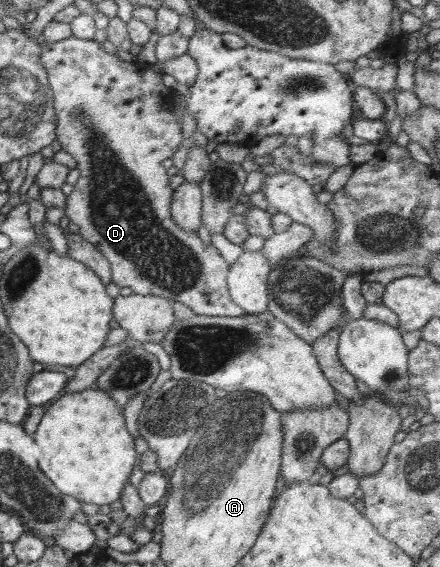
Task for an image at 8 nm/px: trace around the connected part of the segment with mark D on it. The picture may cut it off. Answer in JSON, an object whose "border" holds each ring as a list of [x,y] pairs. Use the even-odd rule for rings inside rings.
{"border":[[[71,35],[65,40],[57,42],[46,41],[42,44],[41,62],[43,68],[48,74],[48,83],[53,91],[54,112],[57,117],[56,138],[61,144],[61,150],[69,152],[77,161],[76,168],[79,169],[80,176],[77,182],[73,185],[73,191],[66,198],[66,207],[64,214],[66,217],[79,226],[80,235],[90,242],[107,260],[110,262],[112,272],[111,280],[119,287],[131,288],[135,294],[143,296],[153,295],[160,298],[165,298],[171,302],[179,302],[189,307],[195,315],[203,316],[223,316],[235,317],[237,315],[246,314],[237,304],[233,303],[228,291],[226,281],[230,264],[219,254],[219,251],[213,246],[208,245],[199,237],[198,233],[184,231],[171,216],[170,204],[174,190],[170,186],[170,175],[167,174],[167,164],[175,154],[175,151],[180,147],[180,144],[185,141],[182,133],[181,122],[174,115],[174,97],[175,90],[166,87],[161,82],[162,75],[153,72],[153,65],[144,62],[127,62],[120,60],[115,54],[105,52],[97,41],[77,38]],[[151,67],[151,74],[145,74],[145,70]]]}

